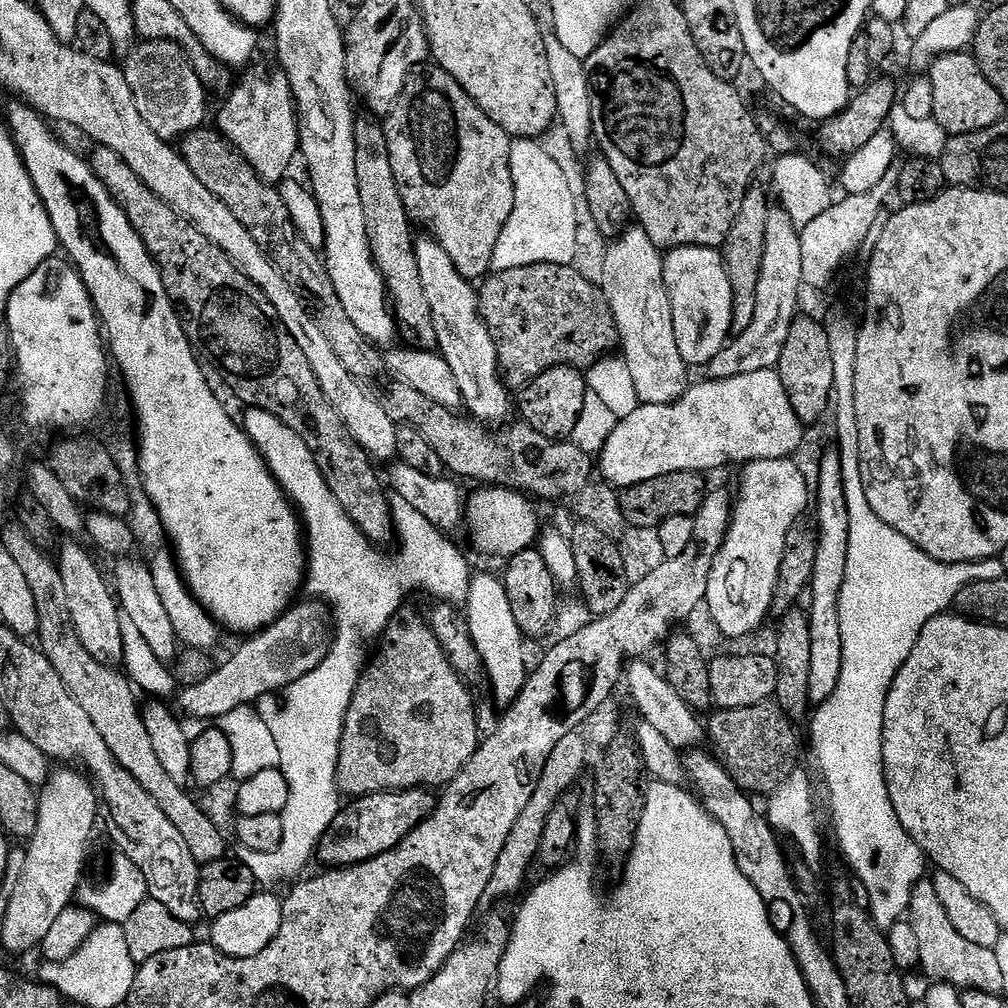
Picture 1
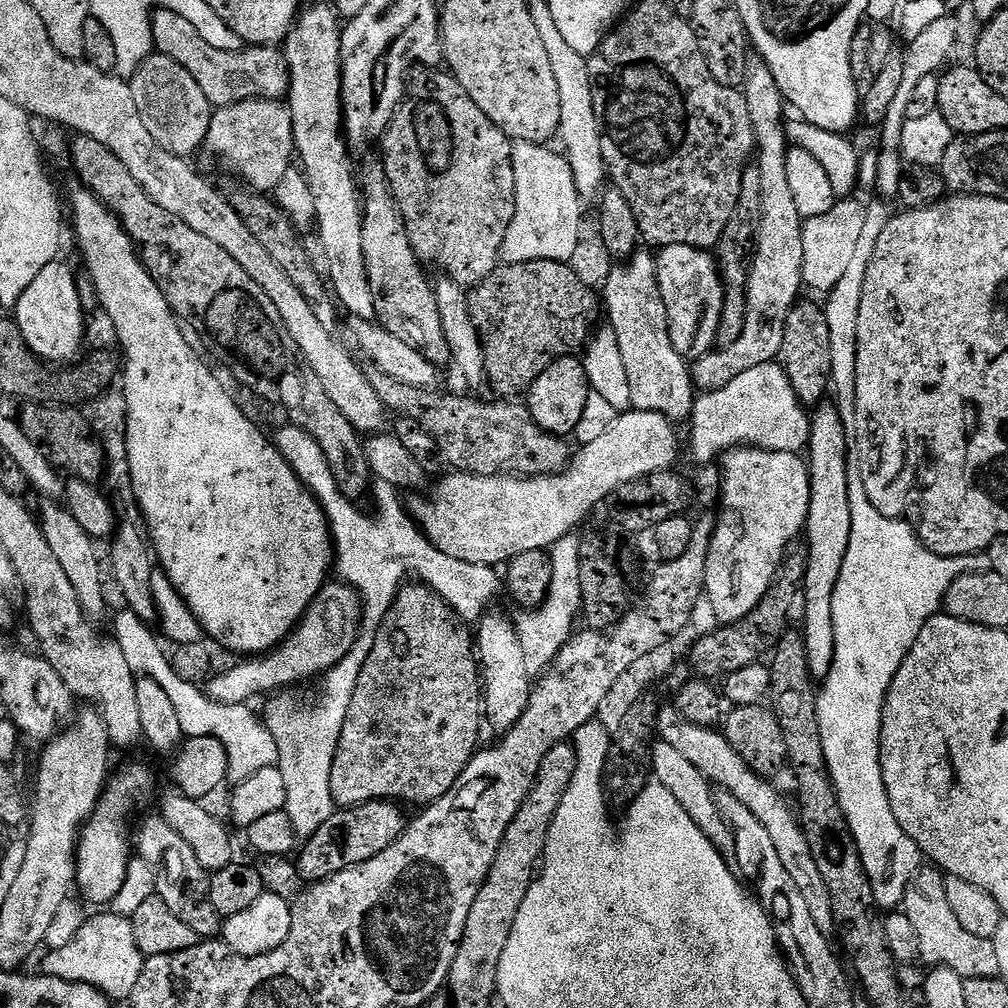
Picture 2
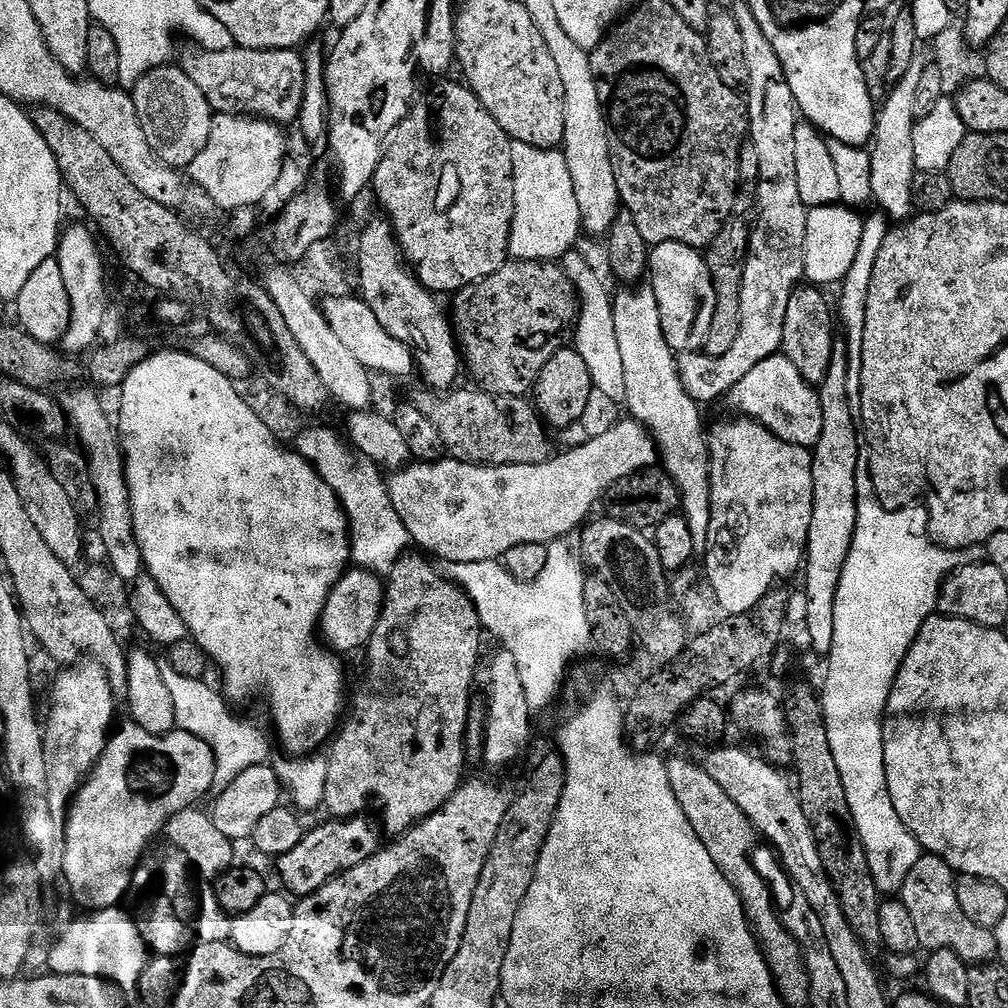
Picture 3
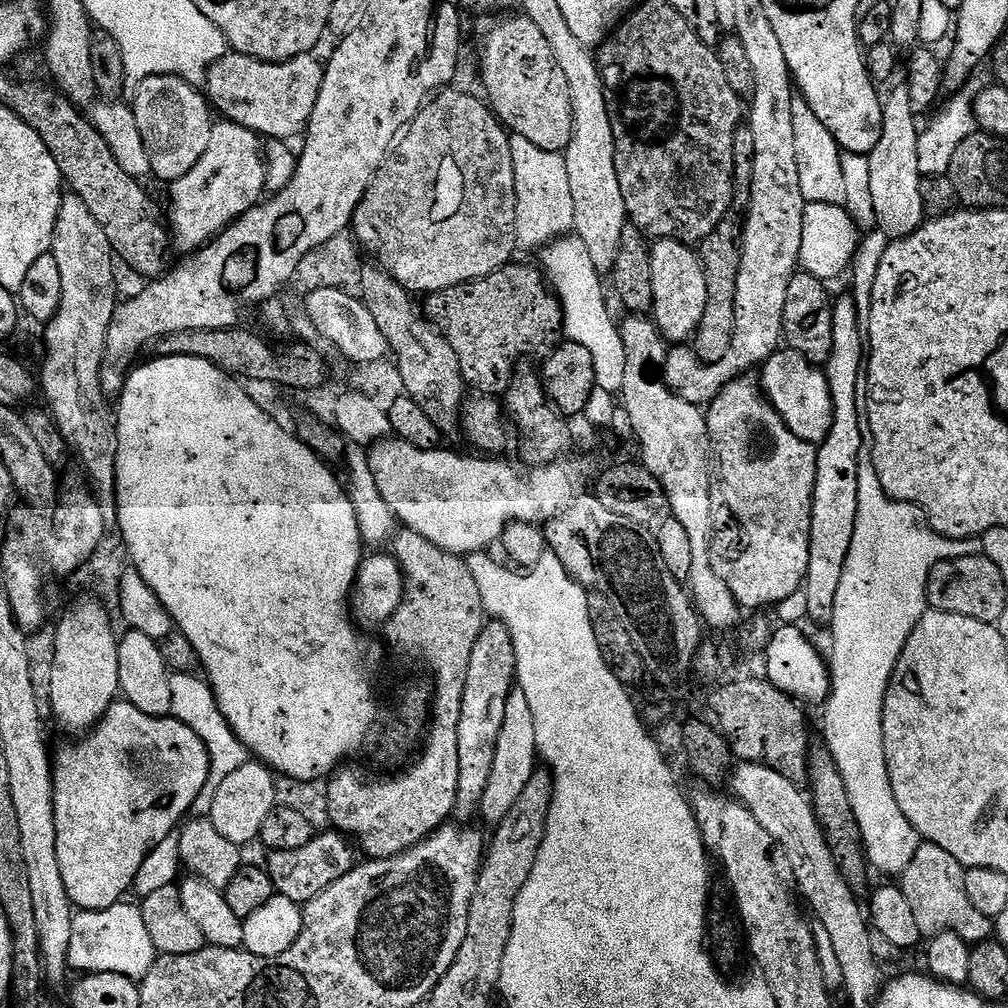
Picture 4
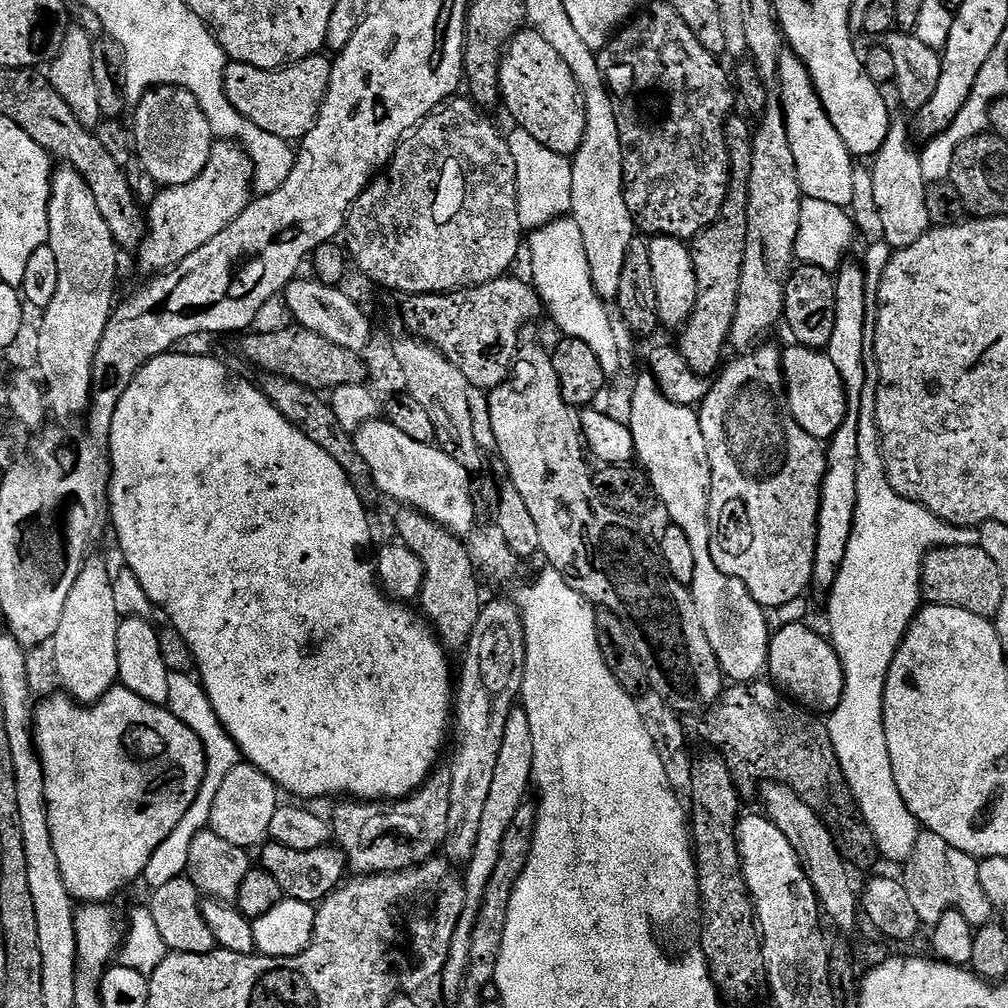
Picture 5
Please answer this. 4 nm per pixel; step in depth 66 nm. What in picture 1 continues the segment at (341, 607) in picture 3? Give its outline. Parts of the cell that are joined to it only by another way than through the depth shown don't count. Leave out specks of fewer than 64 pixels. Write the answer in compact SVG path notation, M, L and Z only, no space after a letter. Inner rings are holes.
M305 600L289 607L274 623L251 635L209 678L179 691L178 702L191 719L219 719L230 711L253 705L264 695L279 692L316 669L330 651L330 612L320 600Z

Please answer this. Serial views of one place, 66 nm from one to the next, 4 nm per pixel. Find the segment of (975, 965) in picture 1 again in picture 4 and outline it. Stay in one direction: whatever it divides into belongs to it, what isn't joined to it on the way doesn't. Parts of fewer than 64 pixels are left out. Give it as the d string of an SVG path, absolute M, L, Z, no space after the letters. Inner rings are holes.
M921 843L918 854L914 854L910 866L906 866L906 870L898 880L898 886L903 890L906 902L910 902L910 910L914 910L914 918L918 918L918 930L921 937L933 938L945 929L959 930L961 939L967 945L975 946L993 935L994 928L991 923L968 924L969 903L966 894L965 871L966 869L958 862L958 858L946 854L942 846Z

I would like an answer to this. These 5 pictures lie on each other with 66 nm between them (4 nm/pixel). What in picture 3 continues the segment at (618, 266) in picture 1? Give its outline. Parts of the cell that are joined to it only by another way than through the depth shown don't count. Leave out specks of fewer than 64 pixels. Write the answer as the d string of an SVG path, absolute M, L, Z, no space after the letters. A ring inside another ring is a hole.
M628 286L620 291L624 292L615 293L612 309L614 310L614 330L618 334L618 346L622 353L622 367L626 373L626 398L623 403L626 405L627 415L643 424L655 440L659 463L680 492L680 508L686 522L689 523L696 552L703 554L708 551L712 478L708 436L706 428L704 432L704 420L700 417L702 408L694 398L690 398L686 386L682 386L677 353L673 352L672 347L666 342L666 334L662 334L662 314L658 310L658 298L654 298L654 290L650 286Z

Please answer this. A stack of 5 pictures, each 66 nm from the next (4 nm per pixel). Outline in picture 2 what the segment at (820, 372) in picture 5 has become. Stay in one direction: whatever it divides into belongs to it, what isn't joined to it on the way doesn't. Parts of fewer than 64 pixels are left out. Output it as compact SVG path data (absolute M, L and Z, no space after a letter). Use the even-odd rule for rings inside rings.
M779 363L754 366L754 370L746 370L746 374L738 374L730 386L722 386L722 390L705 392L697 395L696 404L692 407L690 425L692 424L692 456L700 464L708 464L717 459L730 448L751 446L766 448L775 452L803 453L808 446L812 418L809 409L801 404L794 394L794 386Z

